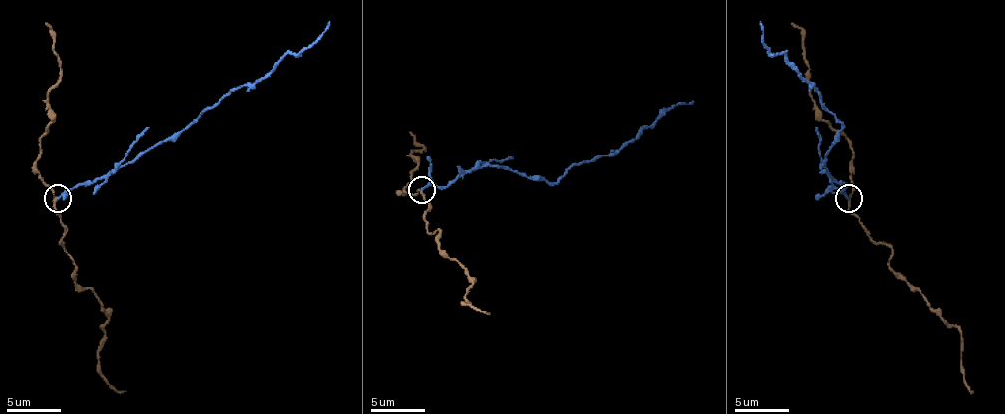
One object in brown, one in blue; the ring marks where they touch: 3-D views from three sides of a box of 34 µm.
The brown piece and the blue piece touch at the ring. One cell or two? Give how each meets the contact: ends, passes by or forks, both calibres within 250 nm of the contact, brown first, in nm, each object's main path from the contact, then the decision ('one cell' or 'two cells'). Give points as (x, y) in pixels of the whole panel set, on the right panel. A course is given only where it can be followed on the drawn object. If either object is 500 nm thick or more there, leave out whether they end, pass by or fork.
brown passes by | blue ends | 130/190 nm | brown via (847, 197), (847, 208), (861, 227), (877, 243), (891, 249), (888, 265), (959, 330), (962, 374), (972, 390) | blue via (847, 197), (845, 184), (826, 173), (826, 154), (842, 124), (823, 108), (785, 53), (766, 48), (761, 21) | two cells

